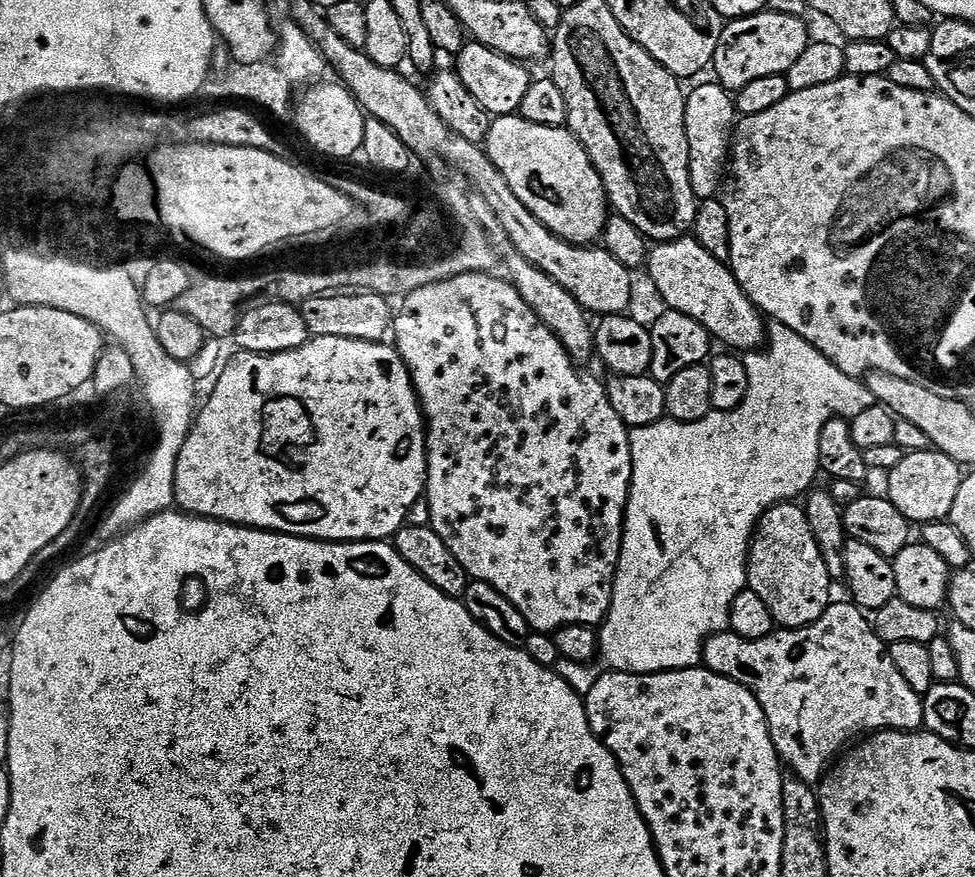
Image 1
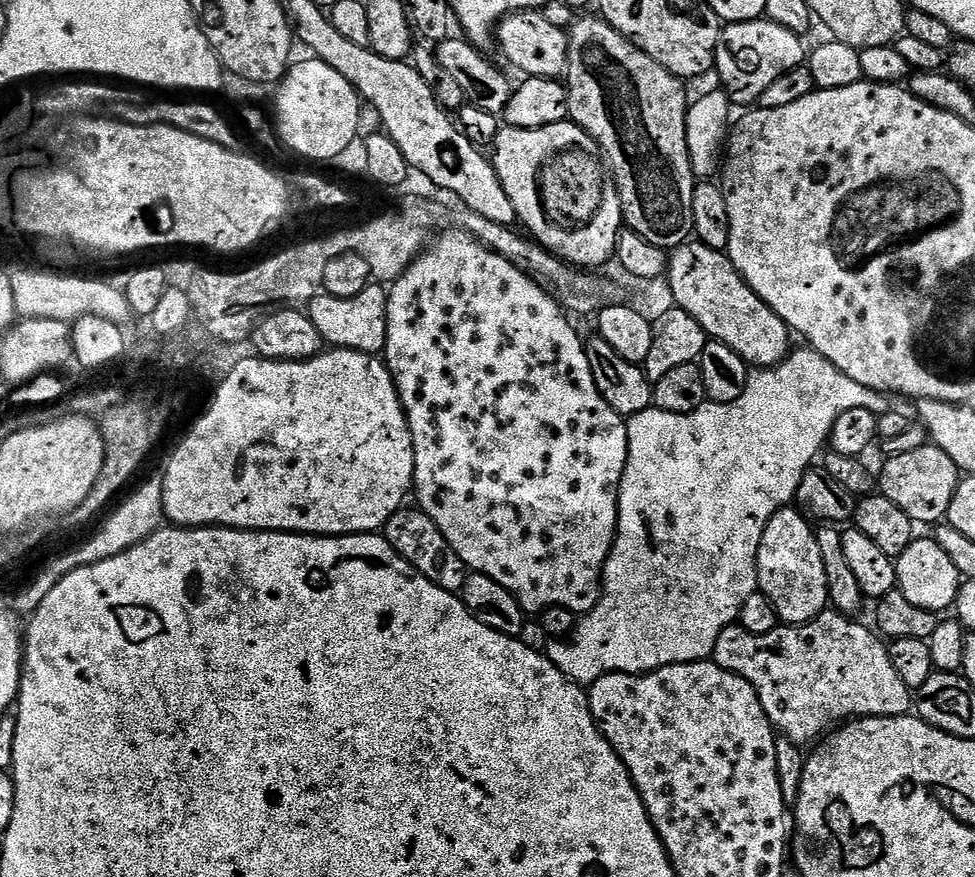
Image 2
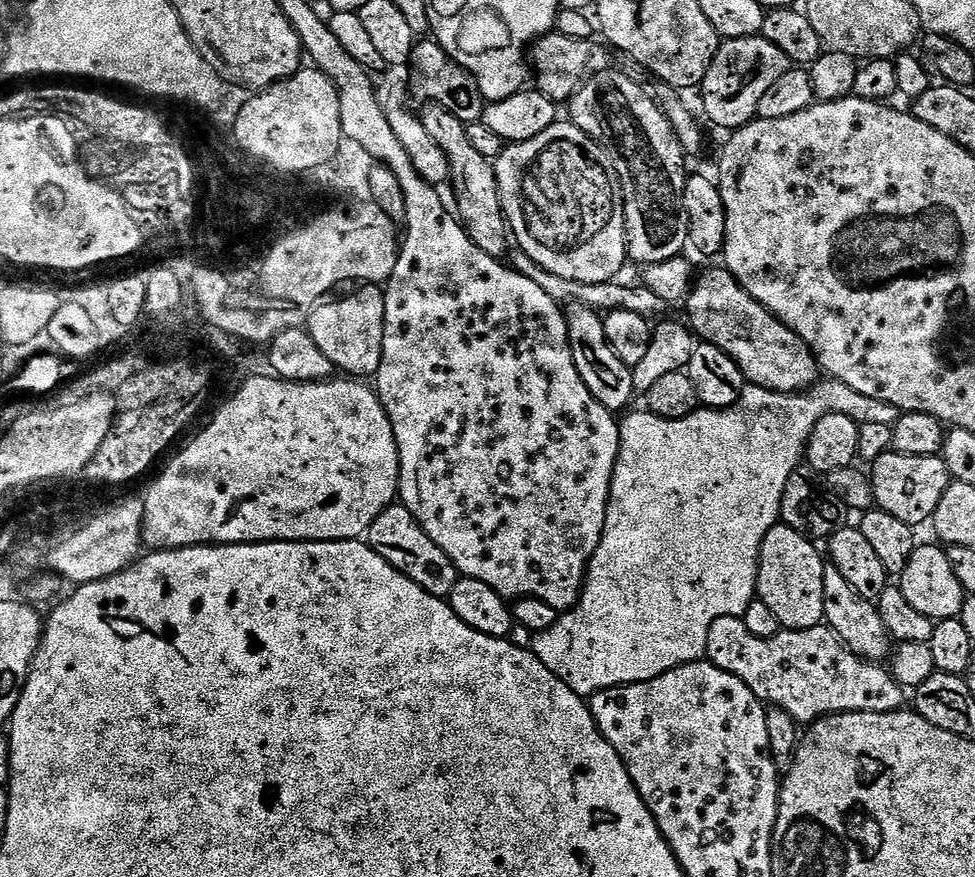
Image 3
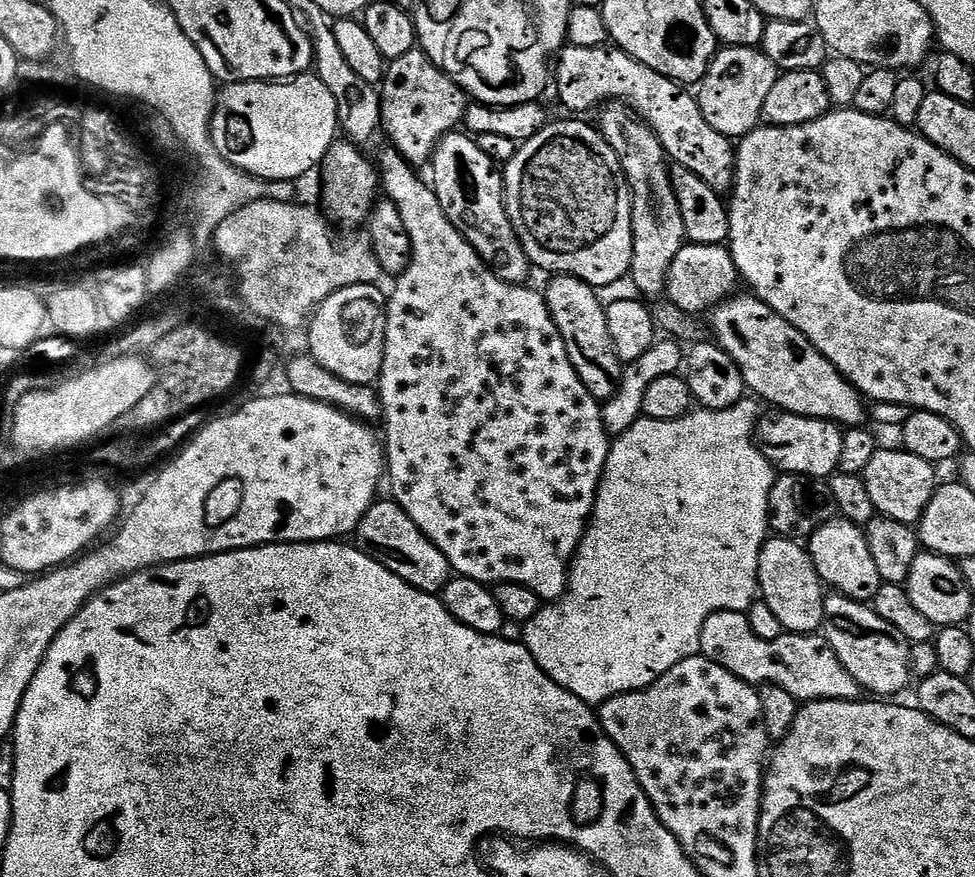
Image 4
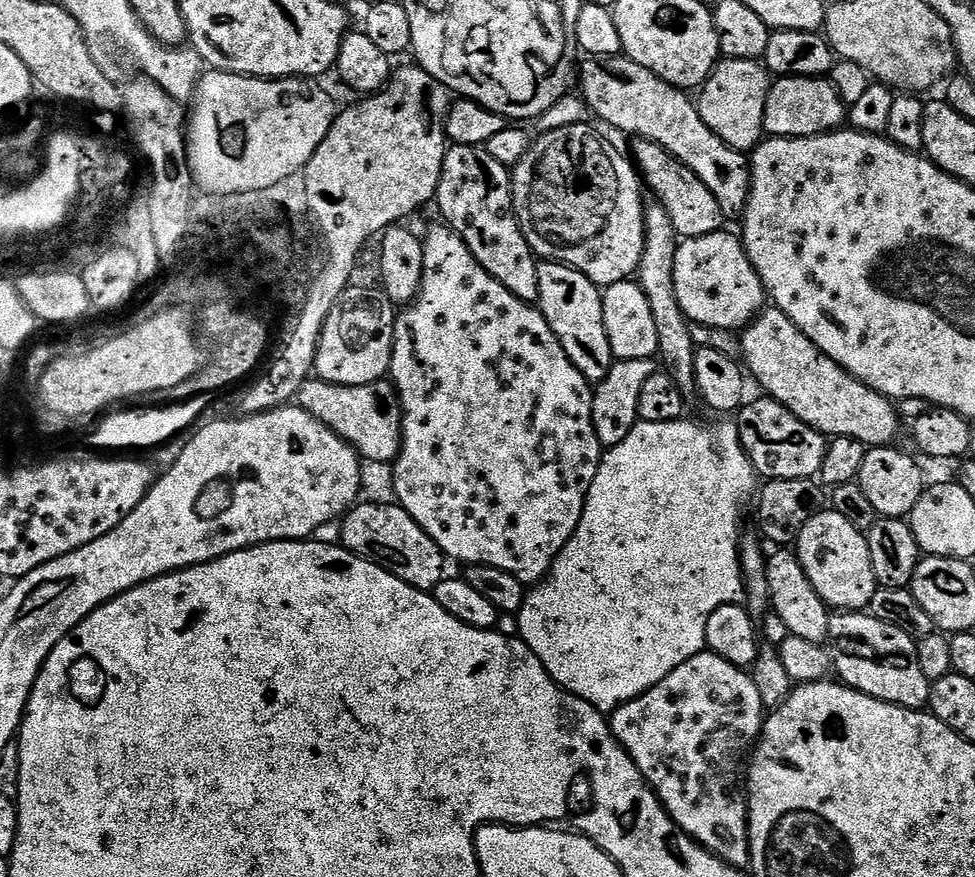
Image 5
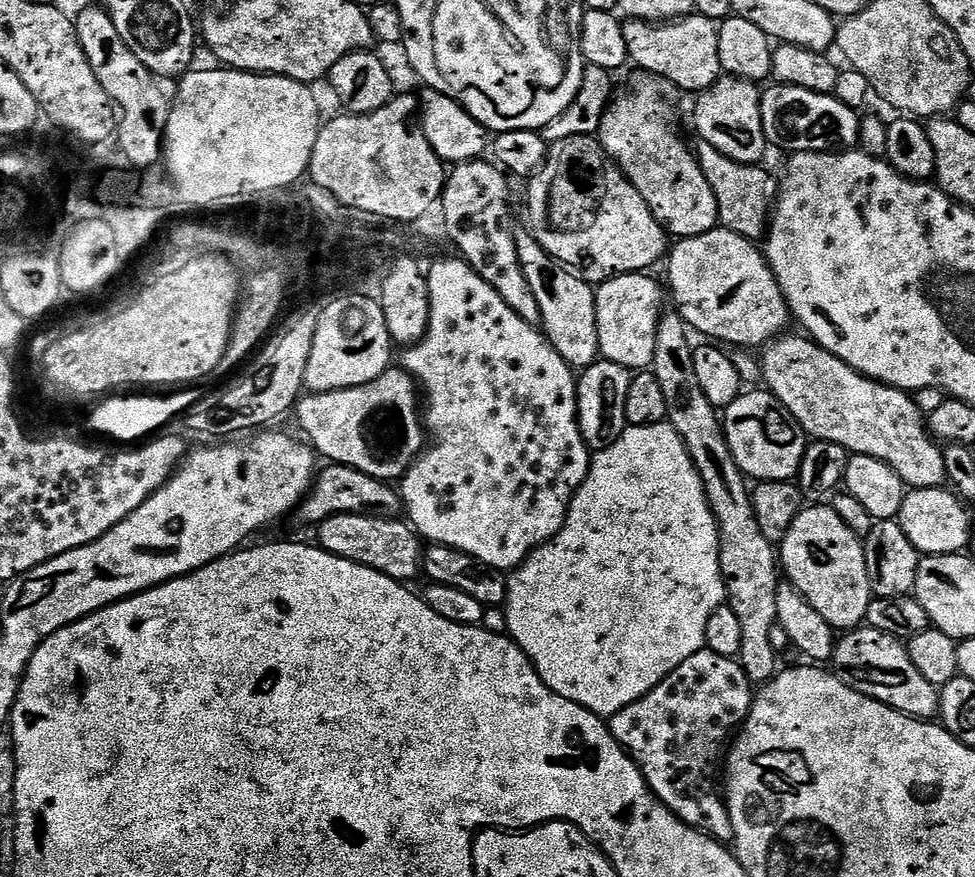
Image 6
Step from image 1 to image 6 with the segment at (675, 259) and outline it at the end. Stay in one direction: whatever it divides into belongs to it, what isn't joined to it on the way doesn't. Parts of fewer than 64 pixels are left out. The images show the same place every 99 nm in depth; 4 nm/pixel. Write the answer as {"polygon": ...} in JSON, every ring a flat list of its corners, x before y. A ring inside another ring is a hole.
{"polygon":[[781,335,779,338,771,341,763,349,762,355,763,367,763,383,766,385,767,391,771,392,782,402,782,406,786,406,786,410,790,410,790,414,800,425,804,427,805,432,813,441,825,440,831,444,837,444,846,449,850,454,858,456,869,456,870,458,878,458,882,462,886,462,886,466,890,466,898,474,898,478,902,478,902,482,909,488,938,488,945,483,946,477,943,464,943,451,941,445,930,435,926,427,926,417,924,413,918,410,915,399,902,388,891,388,888,384,881,384,878,380,871,380,868,376,863,376,860,372,855,372,849,364,842,362,834,354,830,354,825,348,821,348,815,340,807,335,800,336]]}

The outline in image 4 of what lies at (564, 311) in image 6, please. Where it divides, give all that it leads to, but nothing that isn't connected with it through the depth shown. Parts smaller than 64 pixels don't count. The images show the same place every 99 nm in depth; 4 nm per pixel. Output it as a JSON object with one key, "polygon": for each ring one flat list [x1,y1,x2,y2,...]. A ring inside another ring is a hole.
{"polygon":[[556,274,551,279,546,299,550,314,558,326,558,334,562,334,562,342,566,342,566,354,592,397,601,402,608,400,620,384,622,362,616,357,610,338,605,301,596,297,599,296,597,289,576,276]]}

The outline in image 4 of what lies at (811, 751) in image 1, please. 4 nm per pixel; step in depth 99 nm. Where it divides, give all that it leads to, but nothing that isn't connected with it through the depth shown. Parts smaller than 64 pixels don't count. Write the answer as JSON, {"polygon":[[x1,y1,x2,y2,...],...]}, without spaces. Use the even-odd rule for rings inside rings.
{"polygon":[[722,610,721,612,710,613,702,626,699,655,705,656,710,662,714,662,726,670,730,670,730,674,734,674,739,680,745,680,747,684,753,686,766,684,786,685,788,692,797,702,810,700,858,700,862,696,860,683,852,677,850,670,846,670,846,666,842,666,838,654,834,654,834,650,830,647,827,640,824,639,823,635,793,632,789,636,783,634,776,641,767,641,765,638,760,638,751,629,747,615,742,612]]}

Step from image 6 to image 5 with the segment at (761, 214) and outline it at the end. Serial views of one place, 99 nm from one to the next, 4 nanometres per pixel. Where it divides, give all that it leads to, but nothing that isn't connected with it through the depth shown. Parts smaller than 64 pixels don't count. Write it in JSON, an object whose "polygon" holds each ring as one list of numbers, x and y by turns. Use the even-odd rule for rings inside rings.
{"polygon":[[626,55,619,56,597,56,583,61,584,69,579,69,580,92,584,95,584,104,600,120,605,120,612,128,617,128,620,132,629,132,632,138,649,140,658,146,662,146,674,159,682,162,694,173,714,194,714,202,718,202,718,210,725,221,739,221,744,214,744,208,748,204,748,185,750,183,750,168,745,157,738,150,734,150,706,122,702,122,700,112,695,103,687,100,685,93,674,85,668,84,662,78,658,78,646,66,638,66]]}

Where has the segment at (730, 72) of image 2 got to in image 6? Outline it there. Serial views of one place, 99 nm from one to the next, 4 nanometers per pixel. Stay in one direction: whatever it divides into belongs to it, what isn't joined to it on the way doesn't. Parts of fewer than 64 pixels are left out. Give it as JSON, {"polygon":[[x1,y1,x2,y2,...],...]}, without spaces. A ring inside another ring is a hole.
{"polygon":[[727,74,721,75,716,83,695,97,696,109,692,112,692,120,696,123,699,139,714,146,714,150,726,154,726,158,734,162,760,164,764,151,769,151,770,148,762,130,760,94,761,89,755,83]]}

